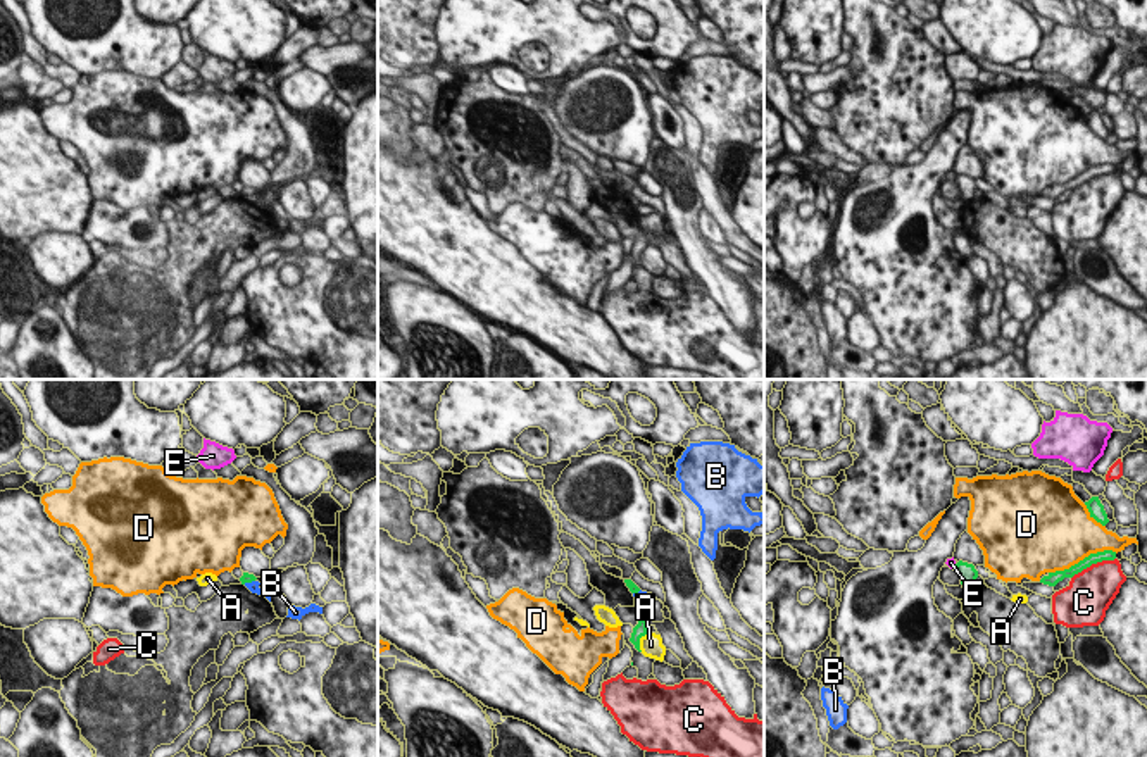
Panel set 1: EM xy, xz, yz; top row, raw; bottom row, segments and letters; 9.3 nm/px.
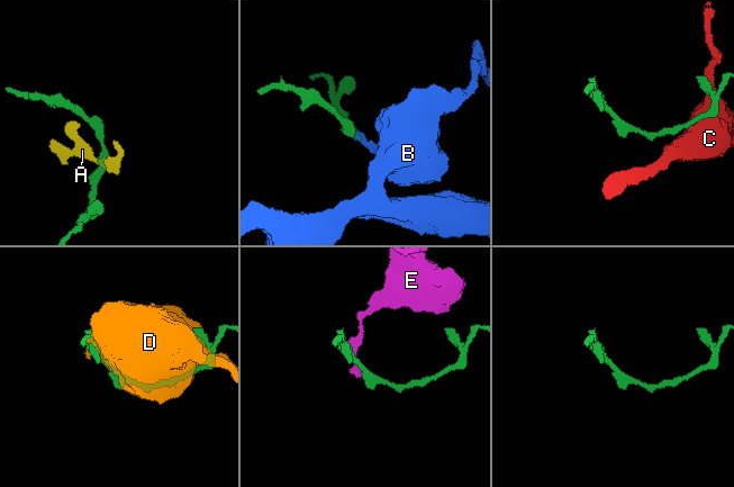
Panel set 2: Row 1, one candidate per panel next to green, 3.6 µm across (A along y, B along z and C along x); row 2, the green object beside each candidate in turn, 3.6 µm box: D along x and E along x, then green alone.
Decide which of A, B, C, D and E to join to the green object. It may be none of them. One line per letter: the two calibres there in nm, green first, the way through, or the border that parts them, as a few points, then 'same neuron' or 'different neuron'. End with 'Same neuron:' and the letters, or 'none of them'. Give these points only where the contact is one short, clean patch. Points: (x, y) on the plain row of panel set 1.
A: 130/220 nm | along xz (649, 245), (640, 252), (640, 264) | different neuron
B: 100/100 nm | along xy (254, 193), (244, 197) | different neuron
C: 100/400 nm | along yz (1115, 171), (1092, 176), (1071, 192) | different neuron
D: 100/480 nm | different neuron
E: 170/90 nm | different neuron
Same neuron: none of them

